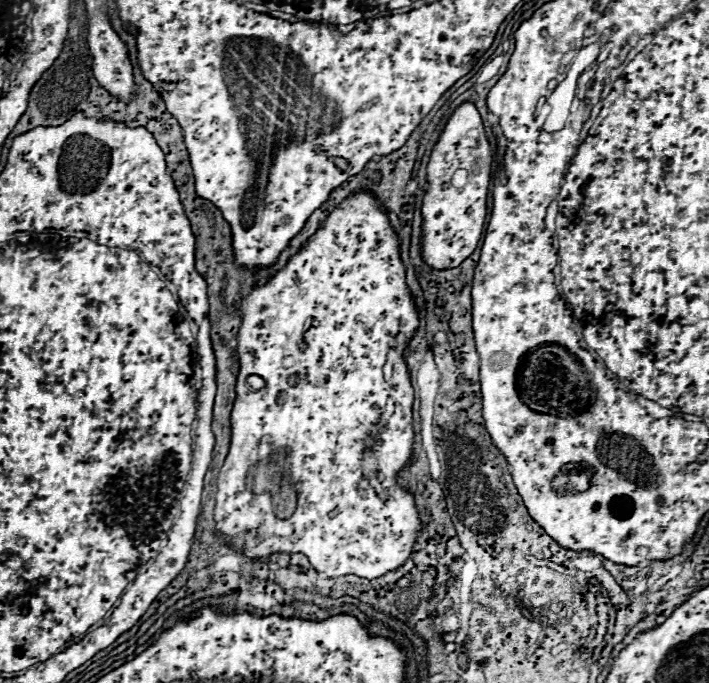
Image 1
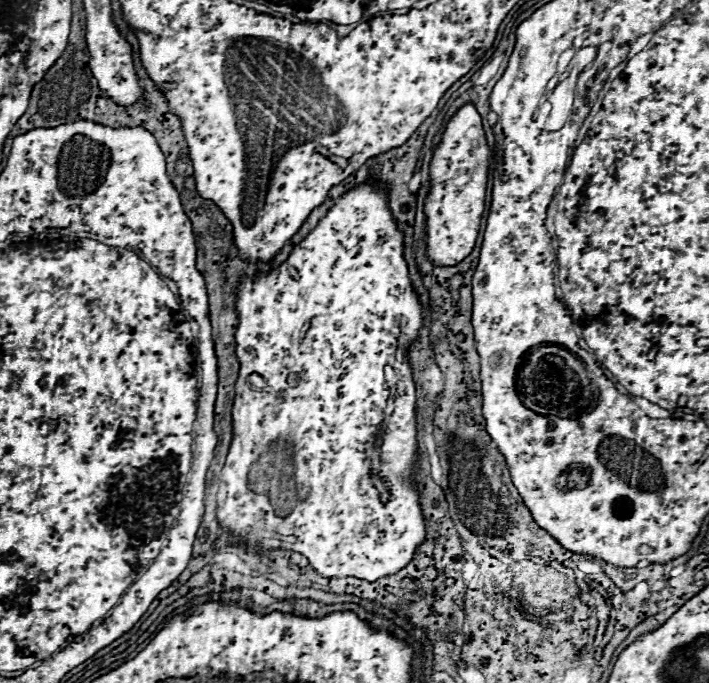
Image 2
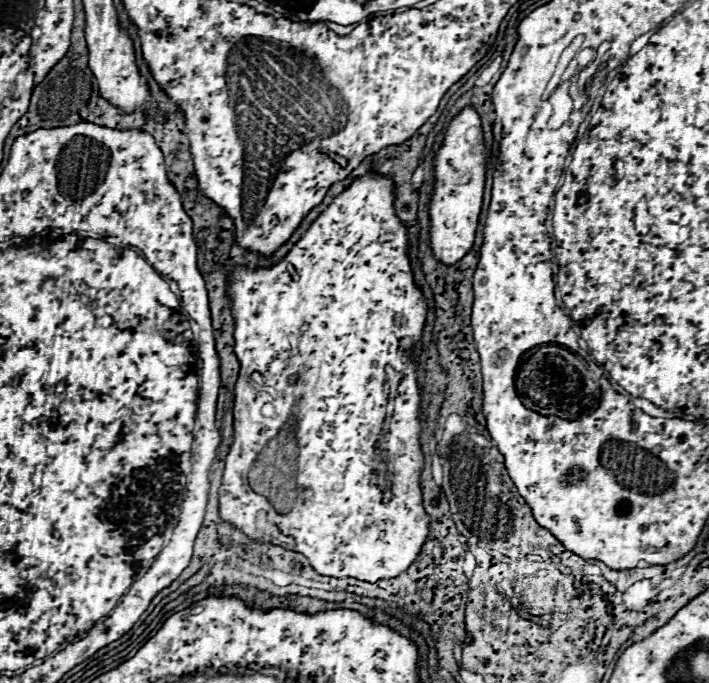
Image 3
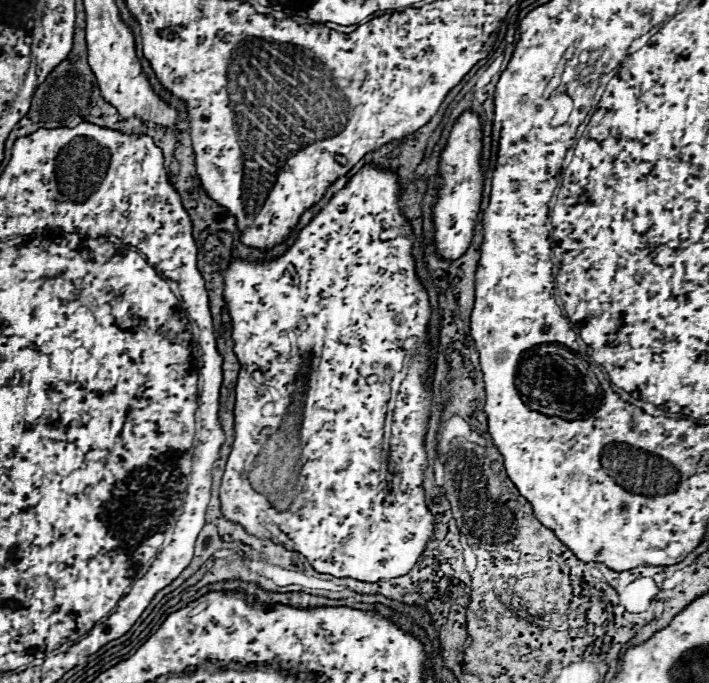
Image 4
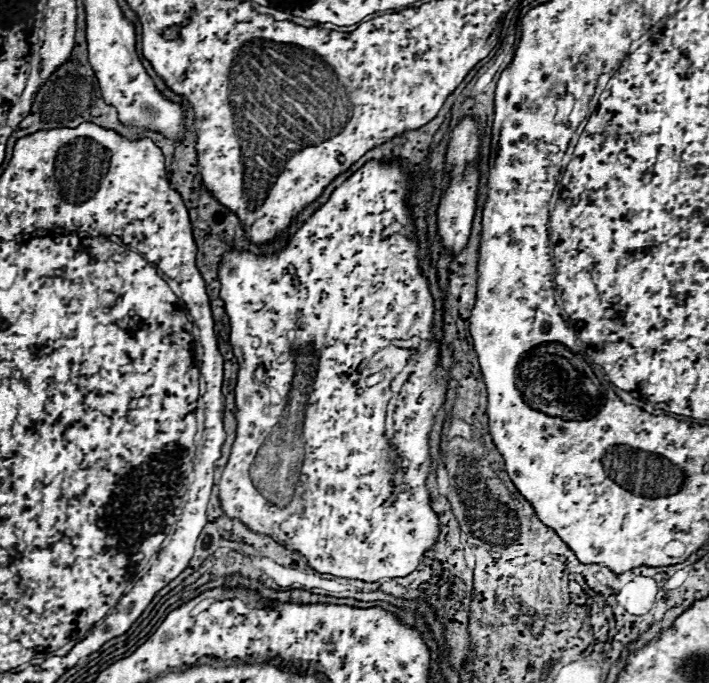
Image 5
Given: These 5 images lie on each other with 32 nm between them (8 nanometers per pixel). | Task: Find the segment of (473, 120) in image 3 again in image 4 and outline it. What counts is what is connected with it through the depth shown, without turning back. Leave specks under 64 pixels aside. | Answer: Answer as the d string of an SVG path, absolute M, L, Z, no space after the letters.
M464 112L452 126L448 144L442 150L440 176L444 180L444 186L440 188L438 202L434 206L436 248L438 248L438 254L446 260L460 258L472 240L474 220L480 208L480 192L482 192L480 152L482 152L482 132L480 132L478 116L472 112Z

